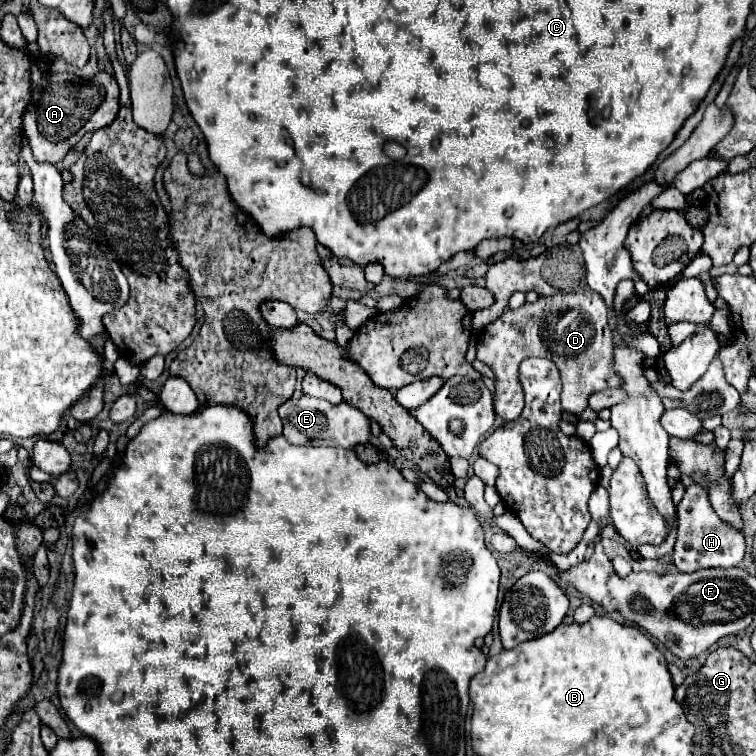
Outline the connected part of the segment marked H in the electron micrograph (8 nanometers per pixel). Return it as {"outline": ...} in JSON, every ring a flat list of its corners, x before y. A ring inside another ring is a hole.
{"outline":[[692,485,686,489,682,501,678,503,678,537,672,551,672,563,682,573,692,573,706,567,738,567,744,559,744,535,726,527,714,509,702,487]]}

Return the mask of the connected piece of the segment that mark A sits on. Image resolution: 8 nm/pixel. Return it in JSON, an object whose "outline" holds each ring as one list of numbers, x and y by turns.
{"outline":[[96,73,92,79,80,79,76,75,60,75,60,77,64,77,66,83,48,81,44,85,44,89,40,91,40,95,28,101,28,107,26,107,24,115,22,115,24,137,28,139,28,145,30,145,32,155,34,155,36,161,58,163,84,137,84,133,98,131,100,127,112,123,116,113,118,113,118,83,116,83,116,79,112,75]]}

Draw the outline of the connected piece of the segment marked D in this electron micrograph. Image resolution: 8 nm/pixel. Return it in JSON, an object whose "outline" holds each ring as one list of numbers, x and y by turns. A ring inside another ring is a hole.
{"outline":[[586,289,576,295,538,297,536,303,524,303,520,309,506,309,494,323,482,329,476,359,490,365,496,375,496,413,504,421,514,421,524,407,522,385,518,381,518,365,522,359,552,359,562,377,562,409,580,415,588,407,590,393,606,389,606,379,614,375,610,369,612,347,614,335,608,307,596,291]]}

